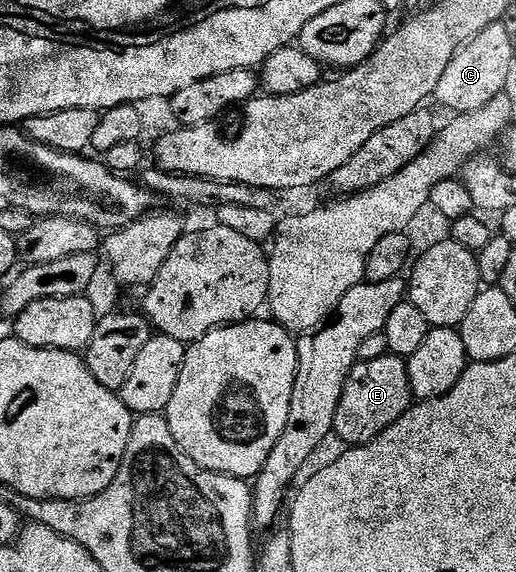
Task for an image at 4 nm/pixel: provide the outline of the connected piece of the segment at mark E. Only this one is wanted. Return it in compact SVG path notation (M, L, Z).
M387 352L375 358L362 358L358 361L352 368L344 392L340 396L340 404L334 417L333 433L339 434L346 444L364 444L370 439L378 437L397 418L401 418L412 405L410 372L407 363L407 359L403 355L393 352Z

